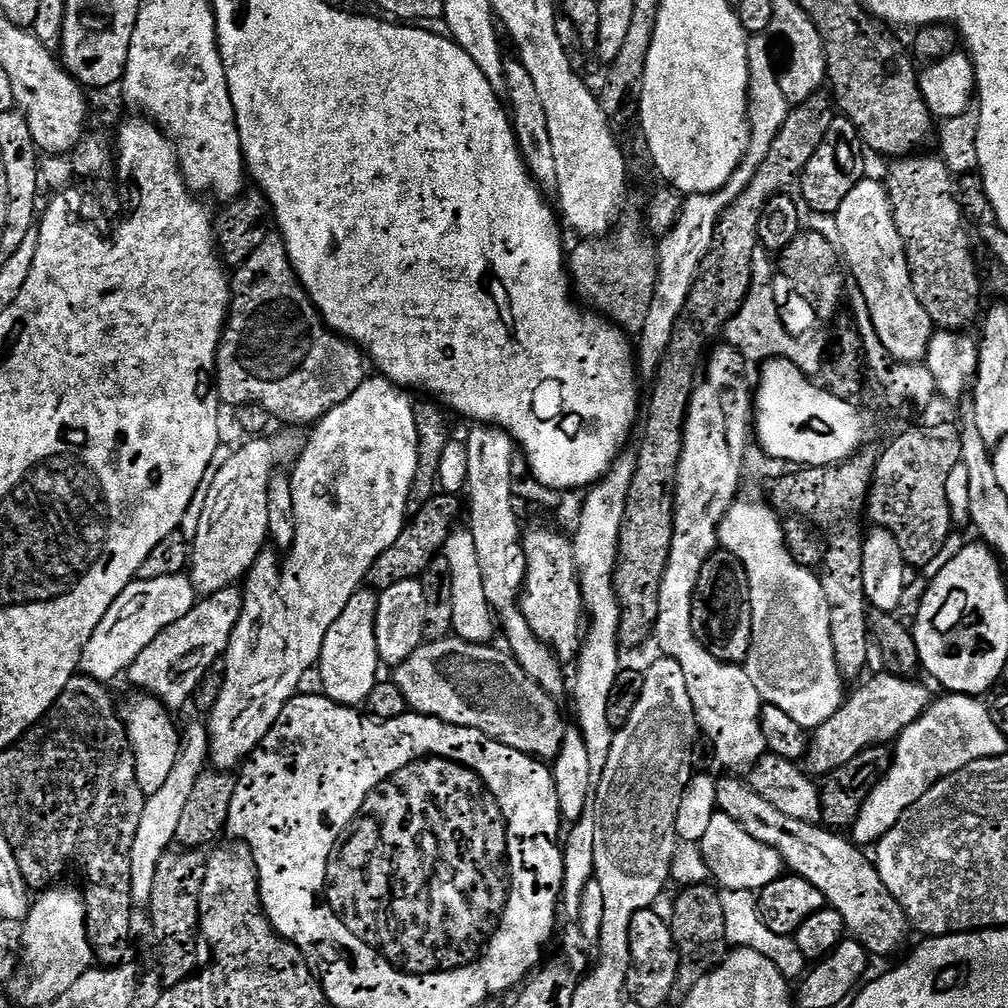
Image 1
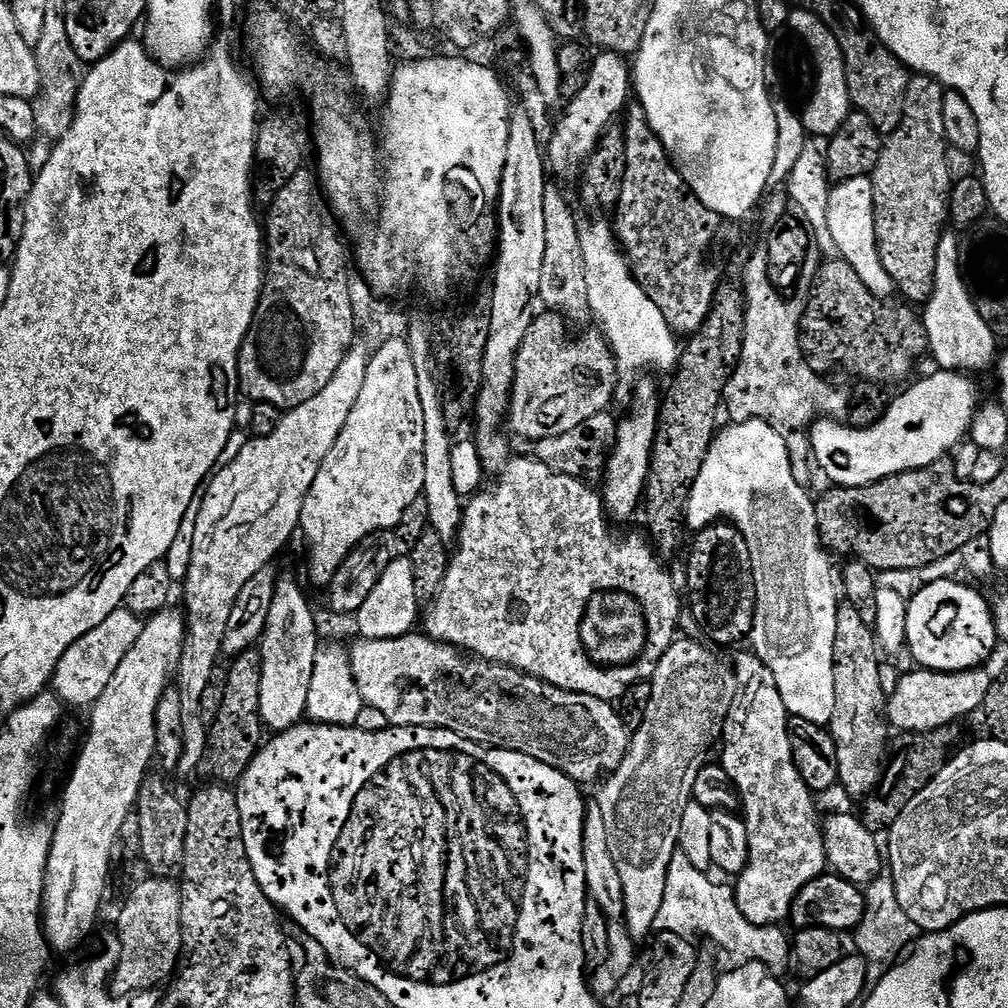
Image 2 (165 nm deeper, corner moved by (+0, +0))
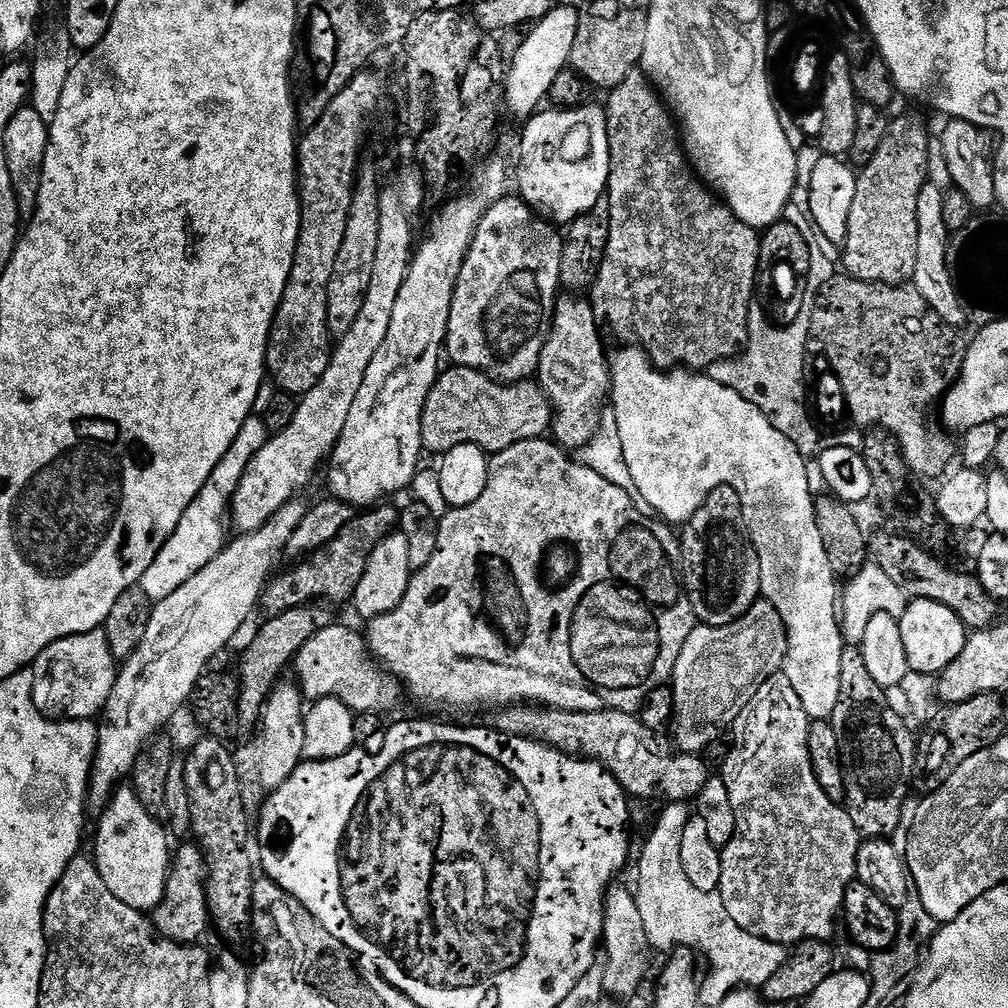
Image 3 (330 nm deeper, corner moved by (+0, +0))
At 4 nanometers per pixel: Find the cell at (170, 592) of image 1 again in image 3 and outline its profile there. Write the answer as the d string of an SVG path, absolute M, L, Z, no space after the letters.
M102 630L87 632L86 634L78 634L77 636L67 636L58 642L54 642L46 650L42 650L42 654L30 666L32 673L32 701L34 706L42 715L54 720L92 720L99 717L103 713L106 702L110 698L110 690L114 690L114 682L118 671L118 661L114 658L114 654L110 650L110 642L106 638L106 634Z

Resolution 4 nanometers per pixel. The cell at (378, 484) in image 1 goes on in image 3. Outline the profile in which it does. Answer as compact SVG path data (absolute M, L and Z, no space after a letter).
M488 160L482 164L475 169L476 181L468 196L450 201L433 218L428 237L421 244L419 241L408 266L406 282L398 290L390 330L386 330L386 339L370 361L366 378L362 378L362 390L358 390L354 406L350 406L346 426L327 461L328 488L332 491L329 493L343 504L375 505L391 492L410 487L420 468L420 456L424 452L422 410L442 372L440 356L442 360L456 283L468 247L480 229L481 218L494 202L504 199L510 188L510 168L502 161Z

